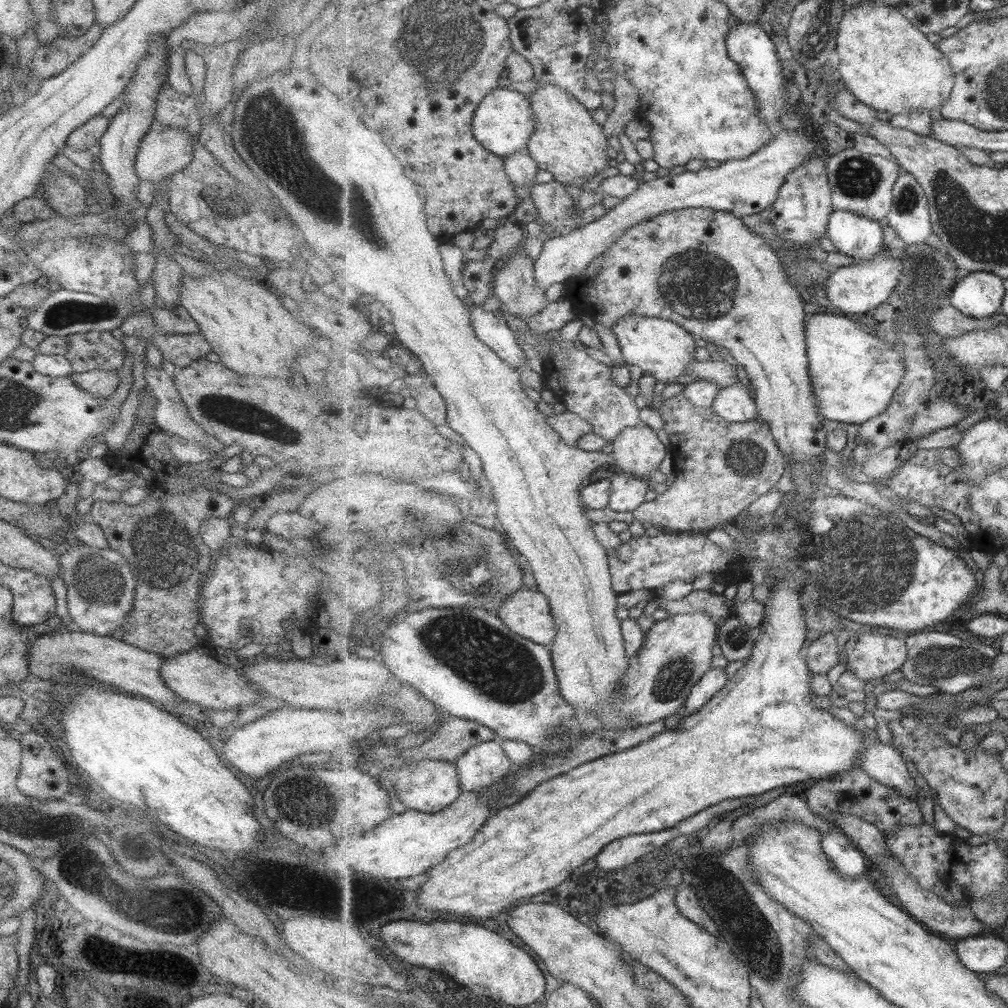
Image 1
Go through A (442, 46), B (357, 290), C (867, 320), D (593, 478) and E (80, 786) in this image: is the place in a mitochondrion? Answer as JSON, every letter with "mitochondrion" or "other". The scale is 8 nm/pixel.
{"A":"mitochondrion","B":"other","C":"other","D":"other","E":"other"}

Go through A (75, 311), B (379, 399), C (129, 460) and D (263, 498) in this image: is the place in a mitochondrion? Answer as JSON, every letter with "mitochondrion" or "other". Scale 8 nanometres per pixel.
{"A":"mitochondrion","B":"other","C":"other","D":"other"}

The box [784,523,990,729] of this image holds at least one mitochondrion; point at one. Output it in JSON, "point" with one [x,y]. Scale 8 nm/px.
{"point":[961,662]}

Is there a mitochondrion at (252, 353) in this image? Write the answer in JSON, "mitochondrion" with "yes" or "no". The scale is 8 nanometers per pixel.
{"mitochondrion":"no"}

